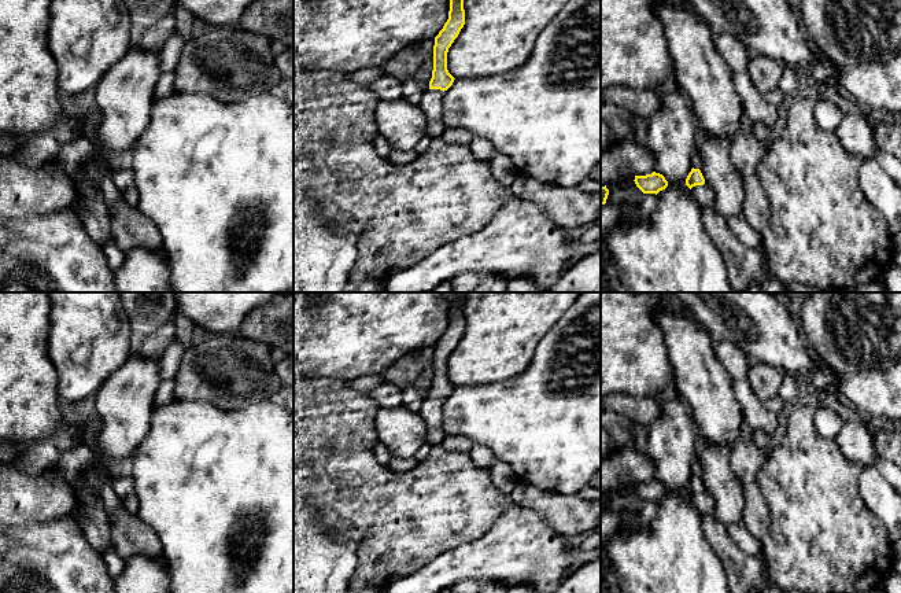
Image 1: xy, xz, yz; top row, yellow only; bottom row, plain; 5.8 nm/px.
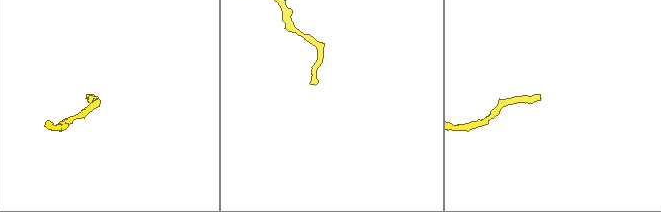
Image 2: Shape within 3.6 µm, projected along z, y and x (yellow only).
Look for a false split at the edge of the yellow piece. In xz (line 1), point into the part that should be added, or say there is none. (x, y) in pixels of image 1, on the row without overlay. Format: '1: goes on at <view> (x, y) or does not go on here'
1: goes on at xz (431, 411)

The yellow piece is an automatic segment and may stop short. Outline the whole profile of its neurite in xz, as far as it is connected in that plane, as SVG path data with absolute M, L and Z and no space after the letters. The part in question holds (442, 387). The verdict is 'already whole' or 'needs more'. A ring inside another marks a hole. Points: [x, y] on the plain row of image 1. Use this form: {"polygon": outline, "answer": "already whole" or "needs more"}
{"polygon": "M459 292L459 298L450 306L448 327L435 345L432 386L420 410L428 428L427 442L431 445L442 445L447 435L442 423L442 406L455 387L447 377L447 360L465 332L464 298L465 292Z", "answer": "needs more"}

